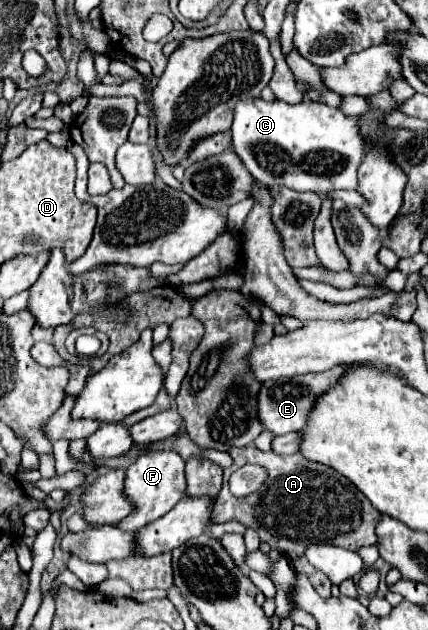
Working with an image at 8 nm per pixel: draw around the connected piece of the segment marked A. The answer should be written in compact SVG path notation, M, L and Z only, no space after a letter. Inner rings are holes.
M248 445L242 449L230 449L230 457L234 459L234 463L232 467L224 469L224 487L220 491L220 497L216 499L212 523L226 523L236 519L248 529L254 529L260 535L262 543L268 543L272 549L278 549L282 555L286 555L292 561L294 571L304 573L322 597L330 597L330 580L324 573L318 573L318 569L308 567L308 559L304 555L306 547L310 543L330 543L356 551L364 545L376 545L374 529L382 515L344 475L326 465L308 461L300 453L284 457L272 451L264 453L254 445ZM246 463L264 467L268 471L268 479L256 493L234 497L228 489L230 471L236 471Z

